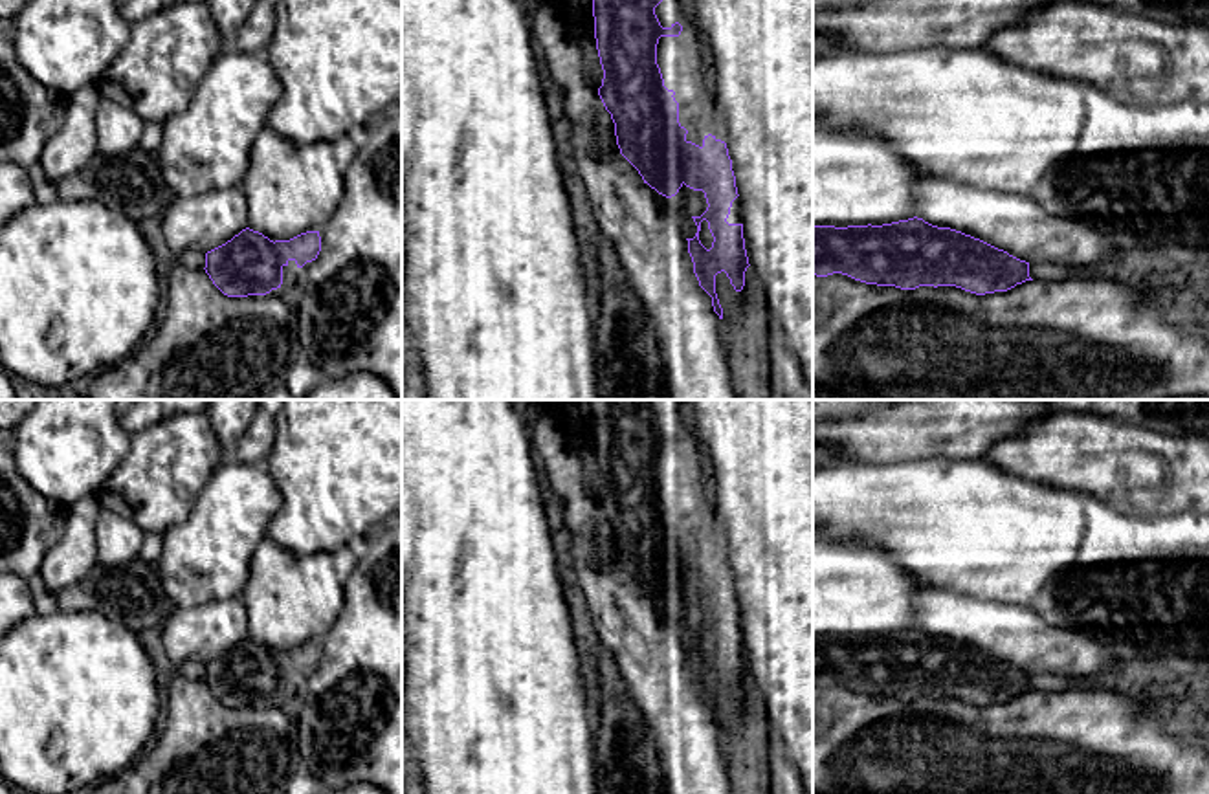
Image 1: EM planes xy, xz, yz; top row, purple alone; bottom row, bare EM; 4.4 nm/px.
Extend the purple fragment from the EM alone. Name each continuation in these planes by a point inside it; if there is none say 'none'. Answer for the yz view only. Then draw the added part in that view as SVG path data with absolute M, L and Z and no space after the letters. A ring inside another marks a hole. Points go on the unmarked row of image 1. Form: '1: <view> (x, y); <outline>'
none

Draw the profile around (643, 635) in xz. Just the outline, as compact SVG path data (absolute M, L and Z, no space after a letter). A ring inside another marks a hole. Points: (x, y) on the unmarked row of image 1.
M571 534L563 548L580 583L580 601L587 605L594 625L594 647L616 658L627 691L638 706L660 759L666 794L732 794L721 752L721 730L712 708L699 697L688 651L679 638L679 618L651 600L638 581L620 565L616 552L605 567L594 567L594 543Z

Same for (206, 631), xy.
M240 596L200 605L171 605L161 640L174 667L187 660L207 664L248 638L248 611Z

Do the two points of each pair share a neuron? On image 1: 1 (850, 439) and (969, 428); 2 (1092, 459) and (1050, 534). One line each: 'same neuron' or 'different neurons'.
1: same neuron
2: different neurons

